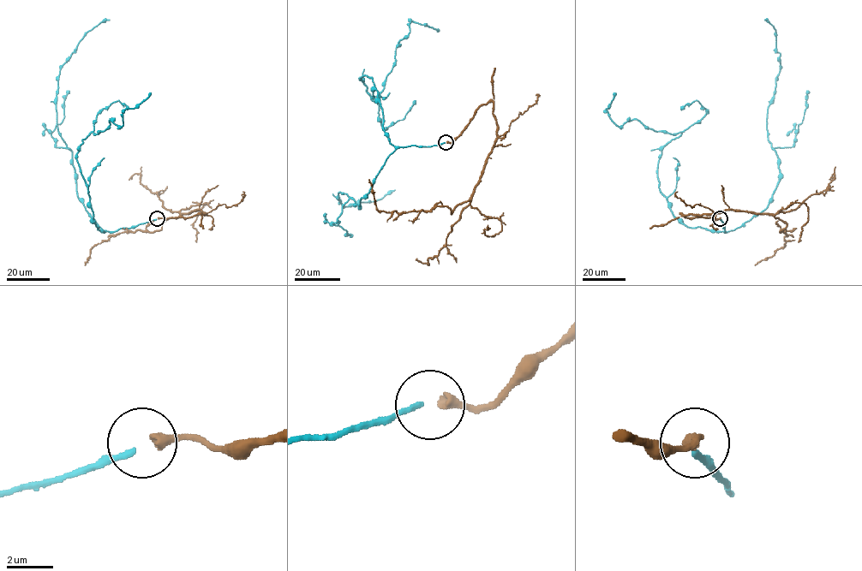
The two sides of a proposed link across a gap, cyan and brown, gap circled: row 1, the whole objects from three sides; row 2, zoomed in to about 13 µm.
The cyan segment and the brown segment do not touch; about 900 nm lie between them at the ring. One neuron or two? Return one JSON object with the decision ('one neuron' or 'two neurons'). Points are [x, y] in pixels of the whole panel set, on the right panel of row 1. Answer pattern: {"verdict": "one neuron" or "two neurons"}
{"verdict": "one neuron"}

